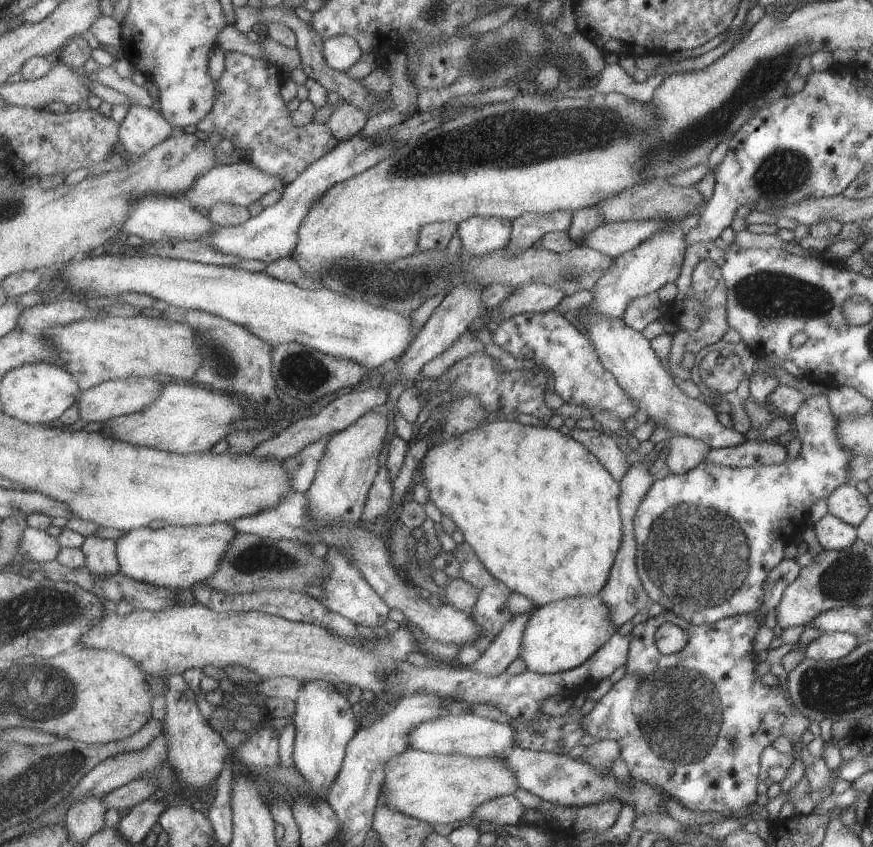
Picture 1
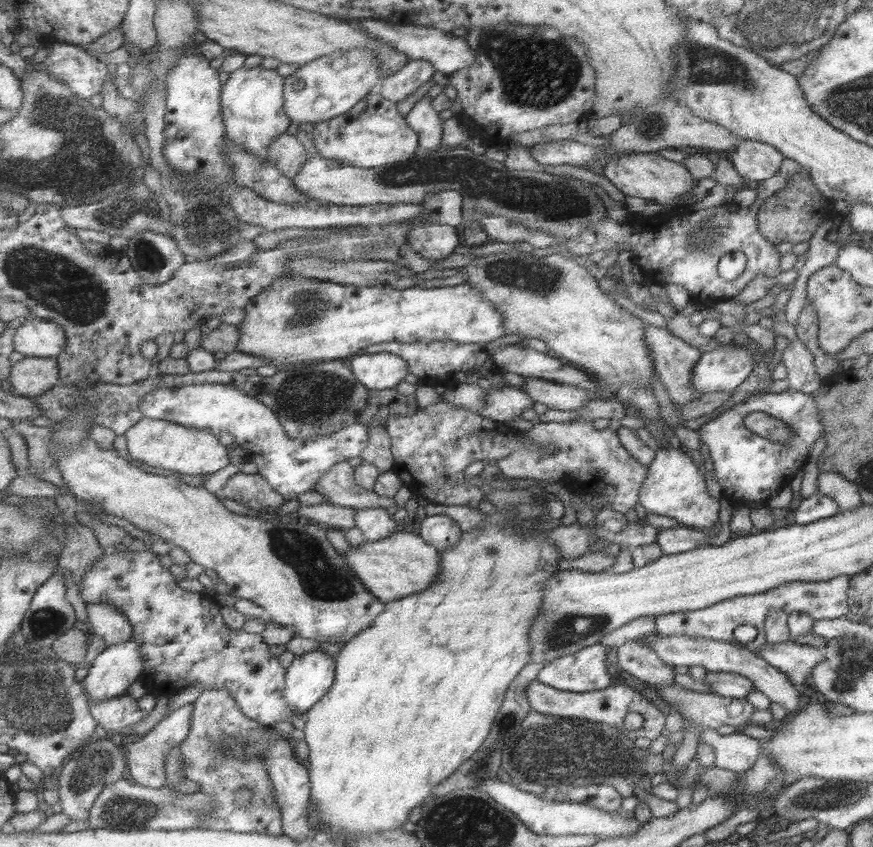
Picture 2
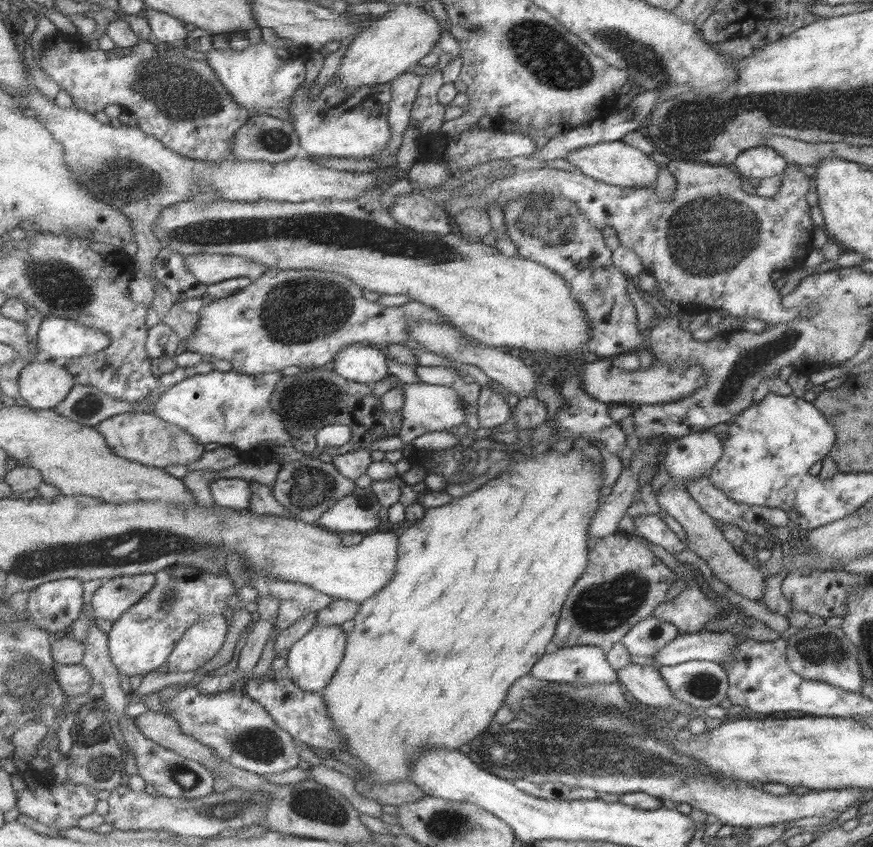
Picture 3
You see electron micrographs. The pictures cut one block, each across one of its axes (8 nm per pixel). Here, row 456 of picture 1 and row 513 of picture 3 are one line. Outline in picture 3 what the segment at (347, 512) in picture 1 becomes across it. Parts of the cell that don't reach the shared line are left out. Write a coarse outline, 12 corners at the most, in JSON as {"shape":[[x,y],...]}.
{"shape":[[357,487],[317,521],[369,532],[381,524],[378,494]]}

